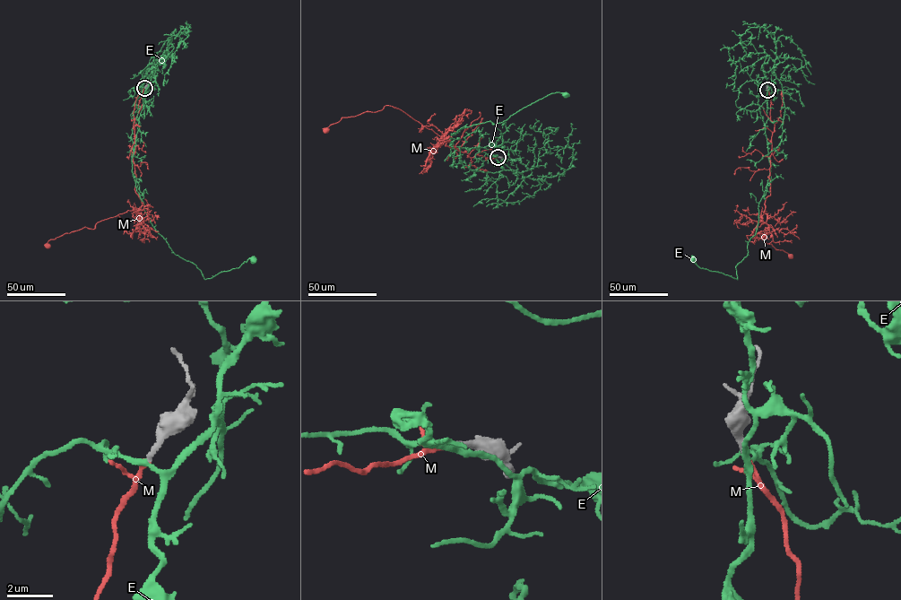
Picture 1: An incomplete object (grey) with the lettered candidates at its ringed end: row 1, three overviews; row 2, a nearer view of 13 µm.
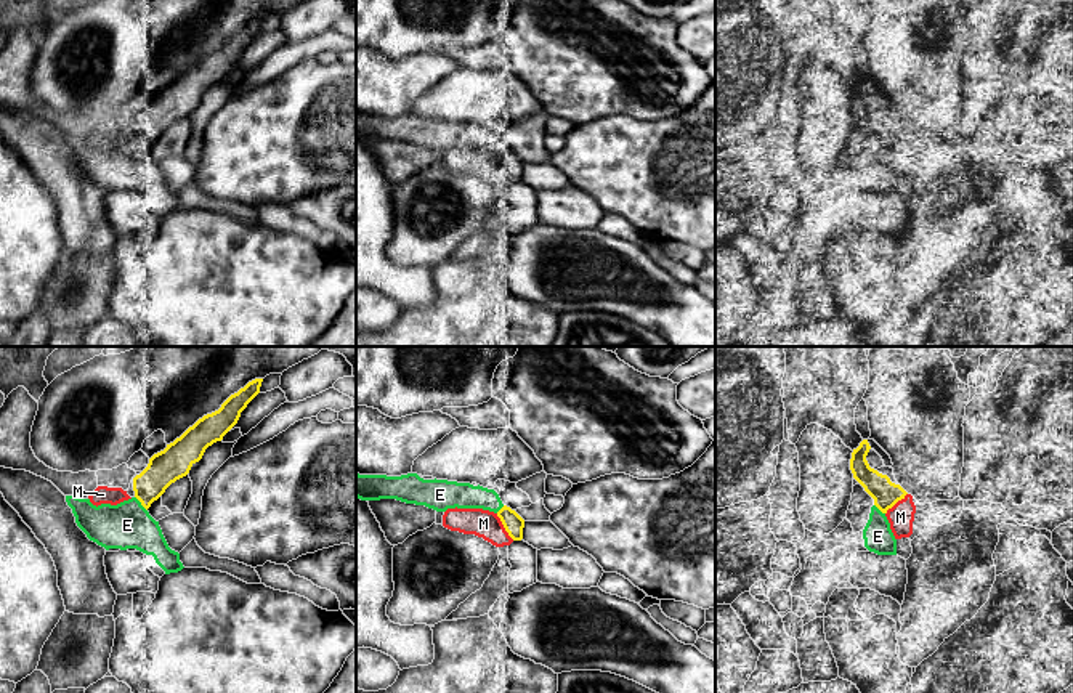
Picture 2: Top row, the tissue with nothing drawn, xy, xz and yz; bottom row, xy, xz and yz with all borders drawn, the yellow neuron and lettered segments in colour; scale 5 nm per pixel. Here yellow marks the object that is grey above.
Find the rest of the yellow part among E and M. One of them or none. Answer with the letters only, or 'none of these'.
M

